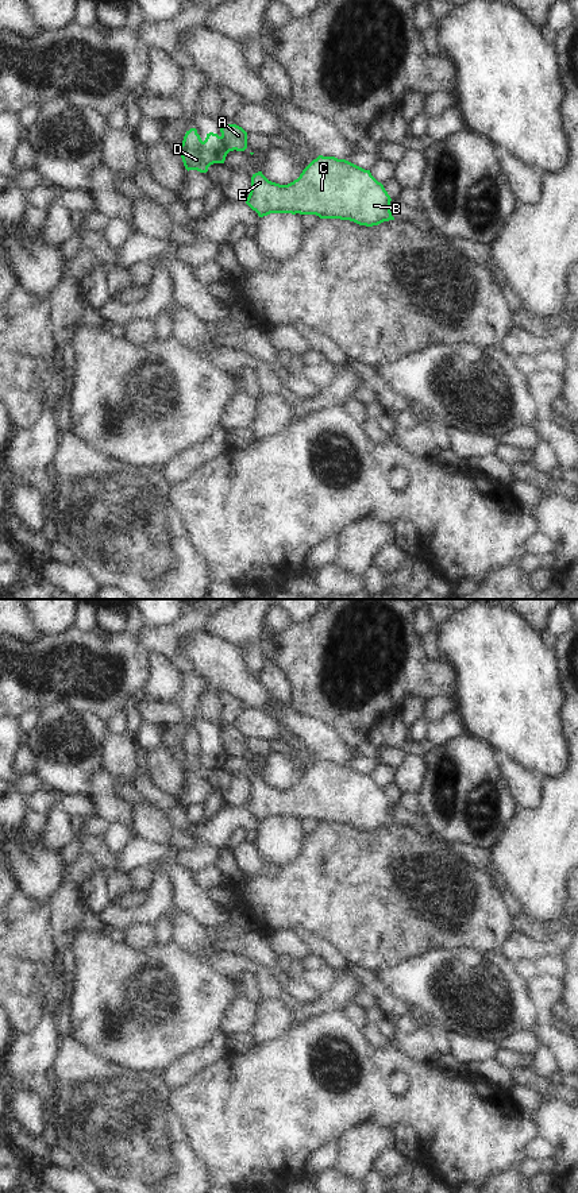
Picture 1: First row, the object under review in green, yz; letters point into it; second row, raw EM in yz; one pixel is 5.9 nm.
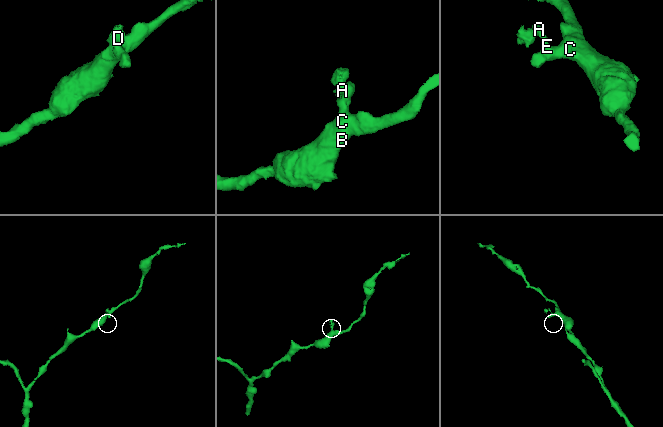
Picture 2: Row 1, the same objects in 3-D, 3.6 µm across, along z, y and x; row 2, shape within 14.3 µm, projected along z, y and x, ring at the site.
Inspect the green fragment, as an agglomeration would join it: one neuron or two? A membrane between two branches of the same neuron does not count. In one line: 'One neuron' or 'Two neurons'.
Two neurons

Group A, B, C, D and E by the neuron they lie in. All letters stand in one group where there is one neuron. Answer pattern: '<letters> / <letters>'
A B C E / D

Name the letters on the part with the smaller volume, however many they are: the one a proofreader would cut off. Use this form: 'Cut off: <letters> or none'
Cut off: D

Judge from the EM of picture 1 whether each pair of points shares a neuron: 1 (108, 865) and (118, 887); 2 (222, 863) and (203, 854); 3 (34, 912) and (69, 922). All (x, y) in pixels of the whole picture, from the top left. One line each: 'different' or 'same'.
1: same
2: different
3: different

